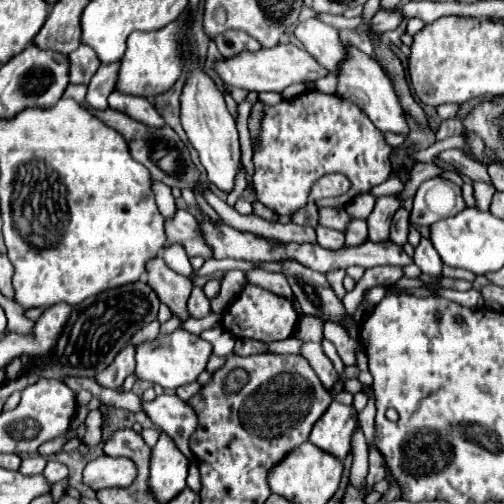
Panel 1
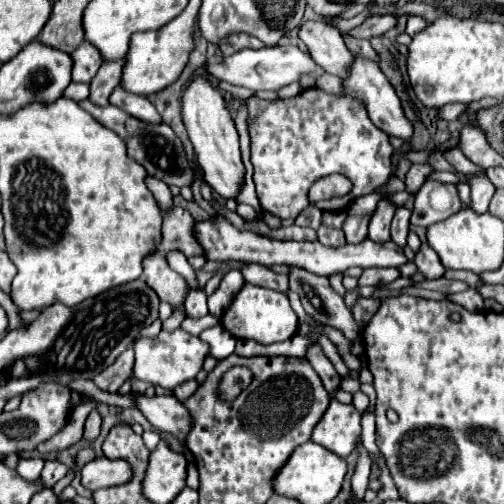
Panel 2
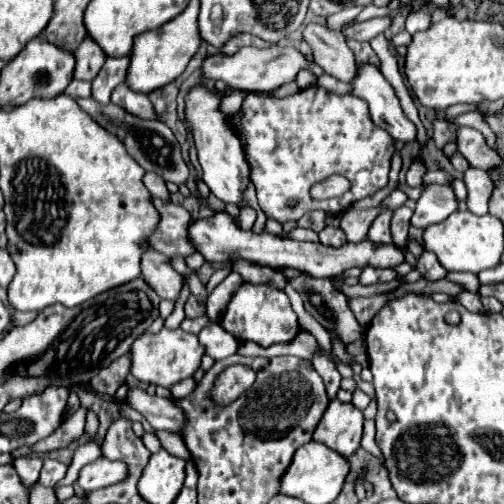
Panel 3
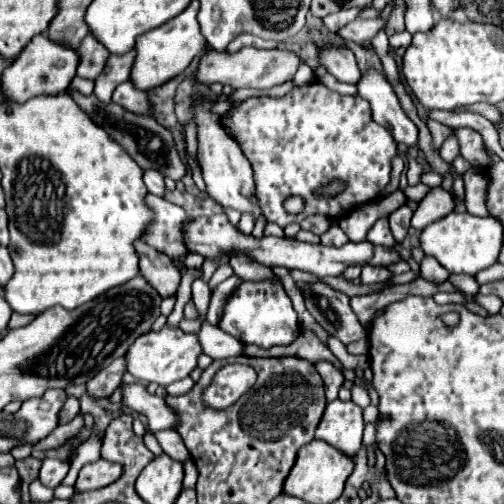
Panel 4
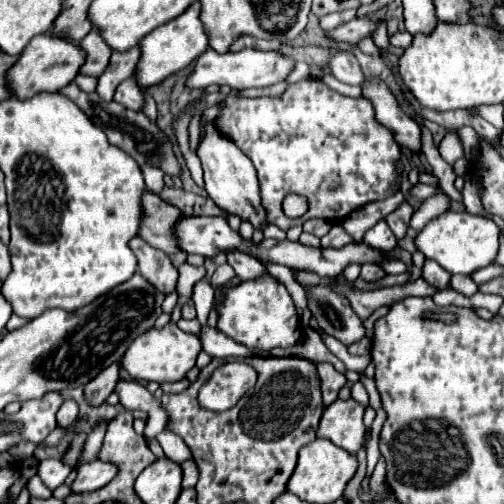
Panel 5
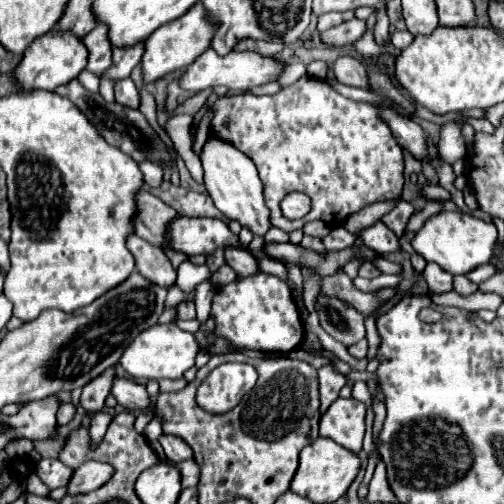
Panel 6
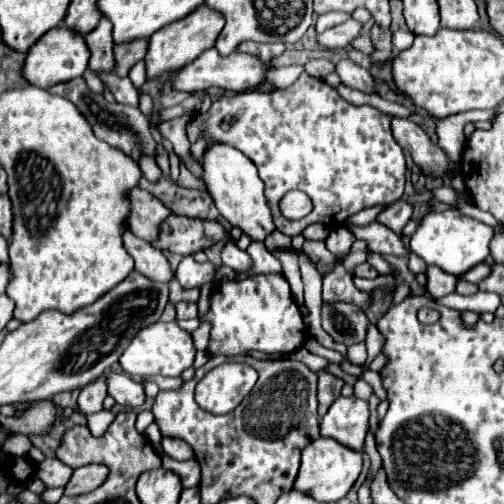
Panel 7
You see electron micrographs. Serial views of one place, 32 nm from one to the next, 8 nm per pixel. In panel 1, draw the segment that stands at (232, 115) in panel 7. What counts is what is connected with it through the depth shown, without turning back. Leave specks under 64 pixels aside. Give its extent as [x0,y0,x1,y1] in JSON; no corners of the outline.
[254,90,392,216]

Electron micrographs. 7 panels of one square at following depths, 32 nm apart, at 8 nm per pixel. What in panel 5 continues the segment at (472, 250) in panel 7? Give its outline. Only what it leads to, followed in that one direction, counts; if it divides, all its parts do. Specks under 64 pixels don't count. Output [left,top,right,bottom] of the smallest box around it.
[416,210,500,274]

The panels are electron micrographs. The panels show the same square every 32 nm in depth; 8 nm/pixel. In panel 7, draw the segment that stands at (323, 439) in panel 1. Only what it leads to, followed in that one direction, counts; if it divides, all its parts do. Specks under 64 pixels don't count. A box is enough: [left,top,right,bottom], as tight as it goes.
[320,396,368,452]

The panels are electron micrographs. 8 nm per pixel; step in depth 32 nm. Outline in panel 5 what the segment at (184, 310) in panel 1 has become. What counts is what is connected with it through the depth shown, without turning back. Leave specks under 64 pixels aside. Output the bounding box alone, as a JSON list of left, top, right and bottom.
[130,236,178,295]

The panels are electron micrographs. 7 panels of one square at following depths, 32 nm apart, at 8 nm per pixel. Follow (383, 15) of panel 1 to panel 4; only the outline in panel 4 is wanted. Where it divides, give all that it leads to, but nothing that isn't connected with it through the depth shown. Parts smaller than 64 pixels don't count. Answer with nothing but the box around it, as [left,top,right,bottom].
[338,18,388,44]

